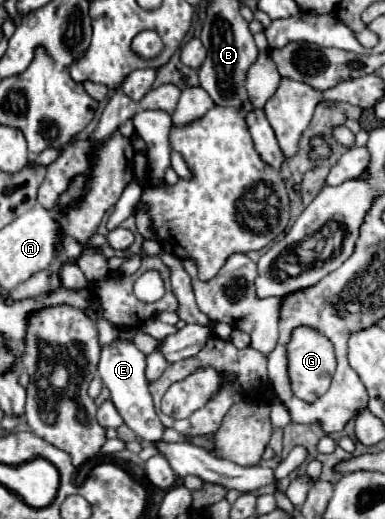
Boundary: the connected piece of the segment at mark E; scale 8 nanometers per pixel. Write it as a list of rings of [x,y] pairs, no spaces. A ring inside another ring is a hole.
[[[117,339],[111,347],[105,347],[101,351],[101,361],[99,361],[99,377],[101,381],[109,387],[111,391],[111,401],[117,407],[119,415],[123,417],[125,425],[129,425],[137,437],[143,443],[157,443],[163,437],[163,423],[159,421],[153,399],[149,393],[149,383],[145,379],[145,365],[147,365],[147,355],[135,349],[131,341]]]

